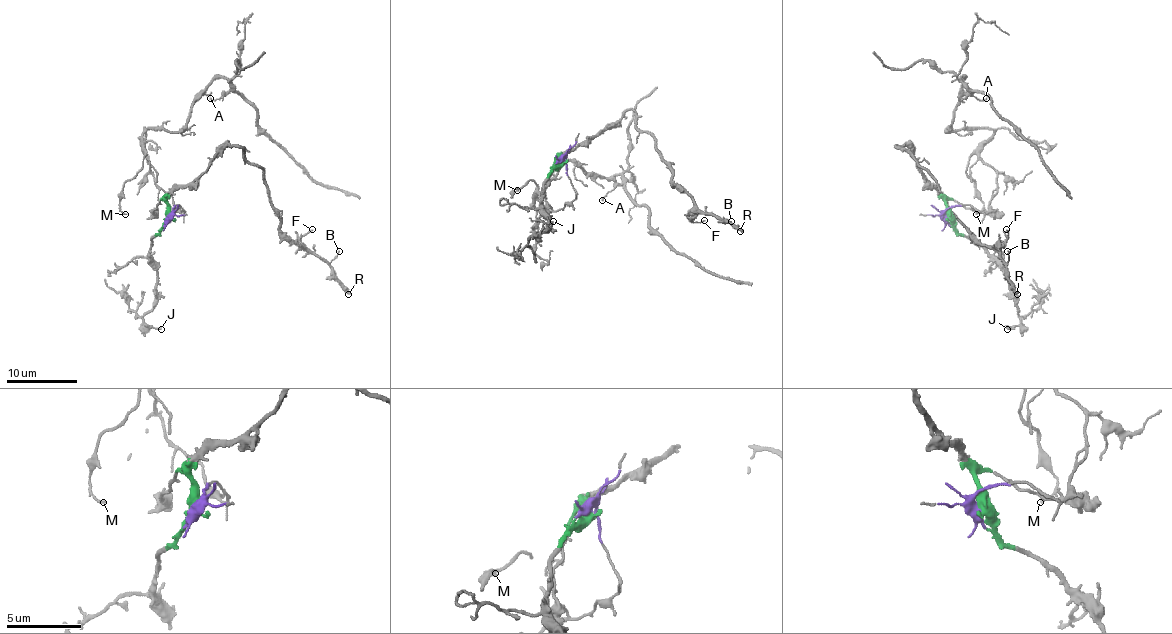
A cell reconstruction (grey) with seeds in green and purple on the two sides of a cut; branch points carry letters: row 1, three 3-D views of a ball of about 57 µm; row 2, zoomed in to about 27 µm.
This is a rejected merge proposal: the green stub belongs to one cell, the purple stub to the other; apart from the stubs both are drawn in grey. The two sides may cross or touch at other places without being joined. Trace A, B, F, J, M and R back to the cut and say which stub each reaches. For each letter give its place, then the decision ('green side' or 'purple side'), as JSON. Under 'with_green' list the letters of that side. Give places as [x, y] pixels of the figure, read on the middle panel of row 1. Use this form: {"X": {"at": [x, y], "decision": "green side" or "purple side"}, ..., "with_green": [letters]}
{"A": {"at": [602, 200], "decision": "purple side"}, "B": {"at": [731, 221], "decision": "green side"}, "F": {"at": [704, 220], "decision": "green side"}, "J": {"at": [553, 221], "decision": "green side"}, "M": {"at": [517, 190], "decision": "purple side"}, "R": {"at": [740, 231], "decision": "green side"}, "with_green": ["B", "F", "J", "R"]}

